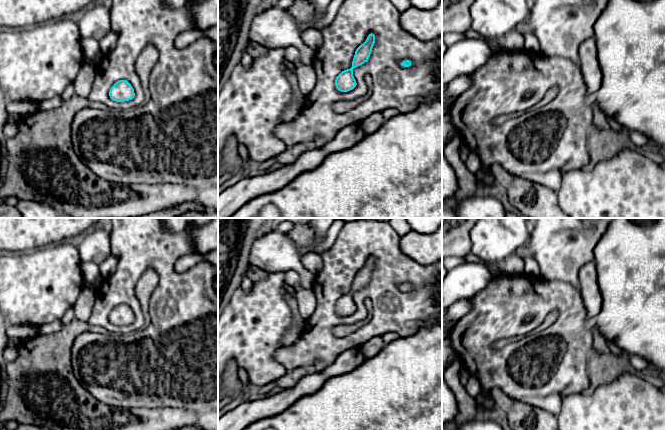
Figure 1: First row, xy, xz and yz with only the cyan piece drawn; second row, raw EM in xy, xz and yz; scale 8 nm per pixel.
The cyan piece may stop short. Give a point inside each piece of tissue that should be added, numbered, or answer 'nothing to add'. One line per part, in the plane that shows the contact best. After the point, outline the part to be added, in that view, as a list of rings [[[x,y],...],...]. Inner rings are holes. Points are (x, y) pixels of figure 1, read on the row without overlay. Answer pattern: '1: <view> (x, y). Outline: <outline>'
nothing to add

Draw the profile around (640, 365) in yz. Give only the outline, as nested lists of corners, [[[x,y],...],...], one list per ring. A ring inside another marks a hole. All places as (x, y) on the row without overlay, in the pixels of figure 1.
[[[630,355],[629,360],[636,373],[645,374],[651,369],[649,362],[638,355]]]

